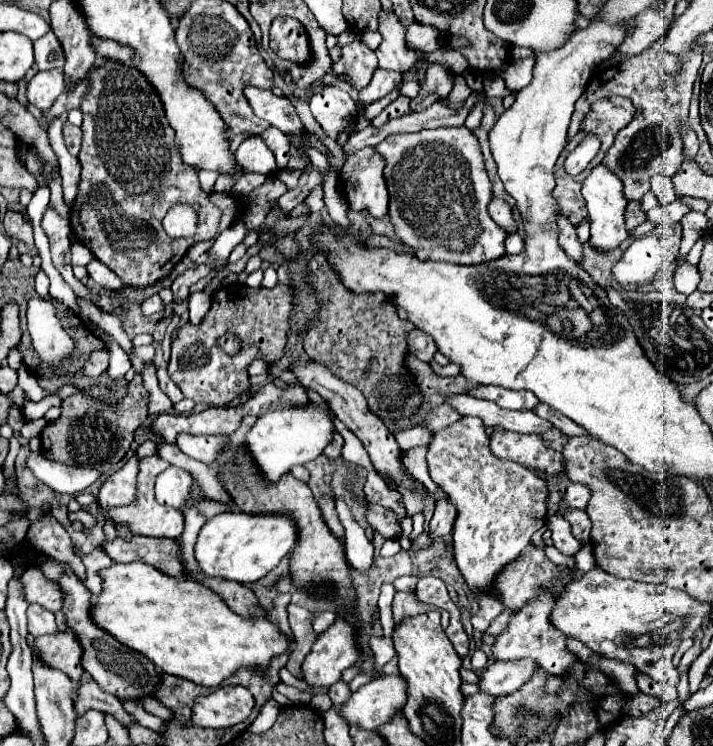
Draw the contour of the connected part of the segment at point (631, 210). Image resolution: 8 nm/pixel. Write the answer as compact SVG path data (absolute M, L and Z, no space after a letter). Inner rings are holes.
M629 201L627 203L627 209L625 209L625 225L627 225L627 231L633 231L637 229L639 225L645 223L645 213L641 211L641 203L635 203L635 201Z

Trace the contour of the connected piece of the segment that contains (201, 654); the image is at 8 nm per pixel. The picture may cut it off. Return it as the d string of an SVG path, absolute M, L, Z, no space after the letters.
M141 561L113 563L99 571L99 577L103 579L103 591L99 597L91 599L91 621L125 647L145 655L163 673L189 679L197 685L219 687L221 681L231 677L239 667L267 667L271 657L289 649L289 641L273 623L267 621L267 615L261 615L259 619L243 619L233 613L215 591L197 581L179 581L169 575L161 575L161 571Z

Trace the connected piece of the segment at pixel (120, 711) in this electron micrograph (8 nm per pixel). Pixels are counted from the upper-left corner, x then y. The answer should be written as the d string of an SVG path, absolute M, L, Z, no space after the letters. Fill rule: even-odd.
M95 681L83 683L77 689L77 697L75 697L77 715L81 715L87 709L97 709L97 711L103 711L103 713L111 713L125 727L129 727L133 723L133 717L129 713L125 713L125 709L121 707L121 701L115 695L109 695L107 691L101 691L101 687Z

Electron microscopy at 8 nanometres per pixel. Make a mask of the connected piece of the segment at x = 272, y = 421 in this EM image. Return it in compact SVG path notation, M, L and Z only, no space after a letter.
M309 403L303 407L281 407L277 411L271 411L255 421L251 431L245 437L243 449L251 455L251 459L257 463L261 477L267 483L277 483L281 475L289 473L293 465L305 465L313 459L317 459L323 449L333 439L333 423L325 409L317 403Z

